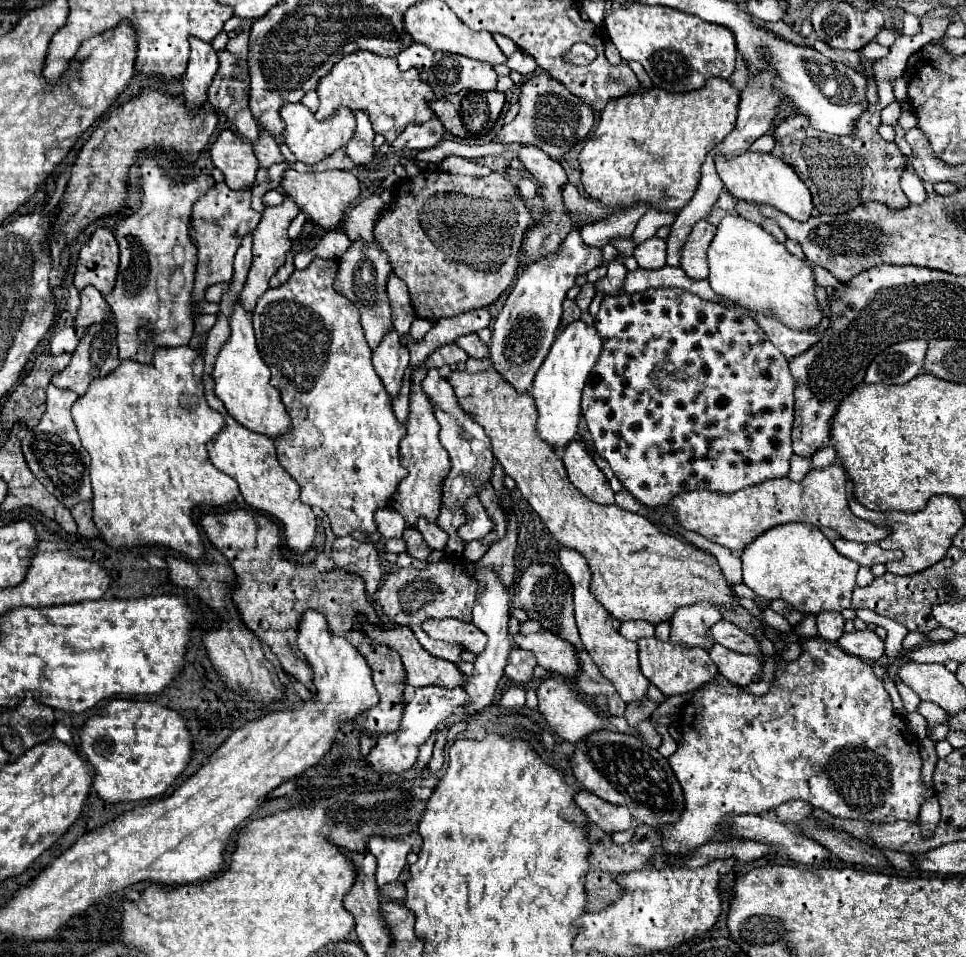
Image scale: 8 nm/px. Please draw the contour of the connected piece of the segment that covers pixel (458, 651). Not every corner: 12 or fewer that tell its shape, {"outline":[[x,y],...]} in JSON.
{"outline":[[462,557],[390,573],[378,601],[430,655],[464,649],[430,639],[428,617],[472,621],[478,583]]}

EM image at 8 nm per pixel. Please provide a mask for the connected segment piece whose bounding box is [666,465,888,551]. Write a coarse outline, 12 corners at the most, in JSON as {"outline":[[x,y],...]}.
{"outline":[[840,465],[730,495],[680,493],[686,531],[744,551],[792,521],[876,543],[888,529],[850,513]]}

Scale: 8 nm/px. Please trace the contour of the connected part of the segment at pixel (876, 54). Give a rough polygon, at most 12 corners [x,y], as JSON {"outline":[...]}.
{"outline":[[876,41],[862,49],[866,59],[882,59],[890,49],[878,45]]}

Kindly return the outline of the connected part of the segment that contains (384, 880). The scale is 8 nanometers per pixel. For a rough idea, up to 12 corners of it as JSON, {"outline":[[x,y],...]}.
{"outline":[[372,837],[368,851],[376,857],[376,883],[398,879],[410,845],[402,839]]}

